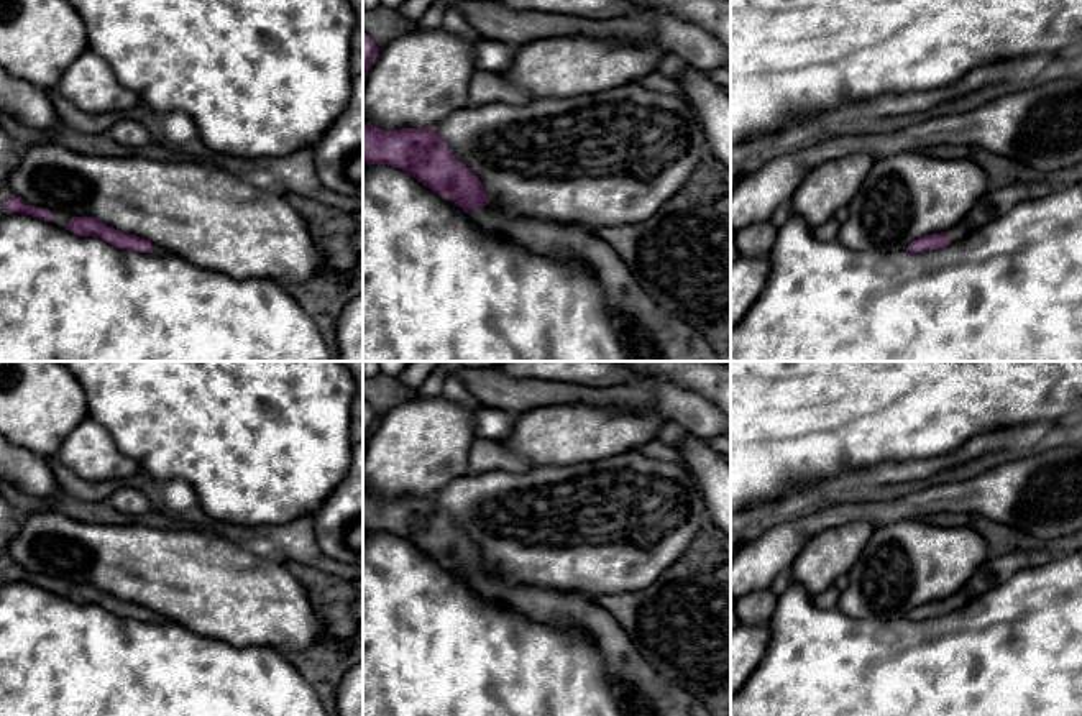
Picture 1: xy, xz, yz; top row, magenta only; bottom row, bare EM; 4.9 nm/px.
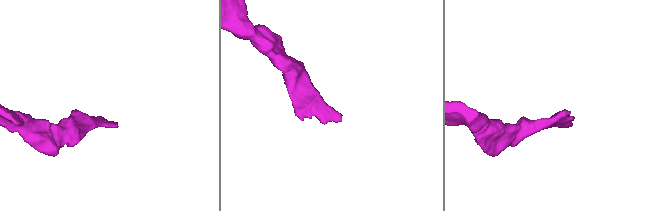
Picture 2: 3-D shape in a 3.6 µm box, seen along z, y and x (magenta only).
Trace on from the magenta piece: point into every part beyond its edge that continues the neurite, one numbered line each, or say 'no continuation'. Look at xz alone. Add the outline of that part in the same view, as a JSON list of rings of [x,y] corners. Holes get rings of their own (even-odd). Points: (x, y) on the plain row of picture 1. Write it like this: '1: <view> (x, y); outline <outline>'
1: xz (641, 690); outline [[[491,573],[471,576],[468,583],[489,603],[545,626],[578,629],[588,636],[603,655],[611,691],[624,716],[711,716],[698,696],[645,660],[594,596],[509,583]]]

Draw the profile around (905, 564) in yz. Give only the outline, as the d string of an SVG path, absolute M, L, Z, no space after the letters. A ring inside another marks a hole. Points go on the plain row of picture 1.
M900 519L877 526L846 575L847 588L841 591L837 609L854 619L906 619L911 609L959 591L988 557L987 540L974 527L939 527L924 519Z

